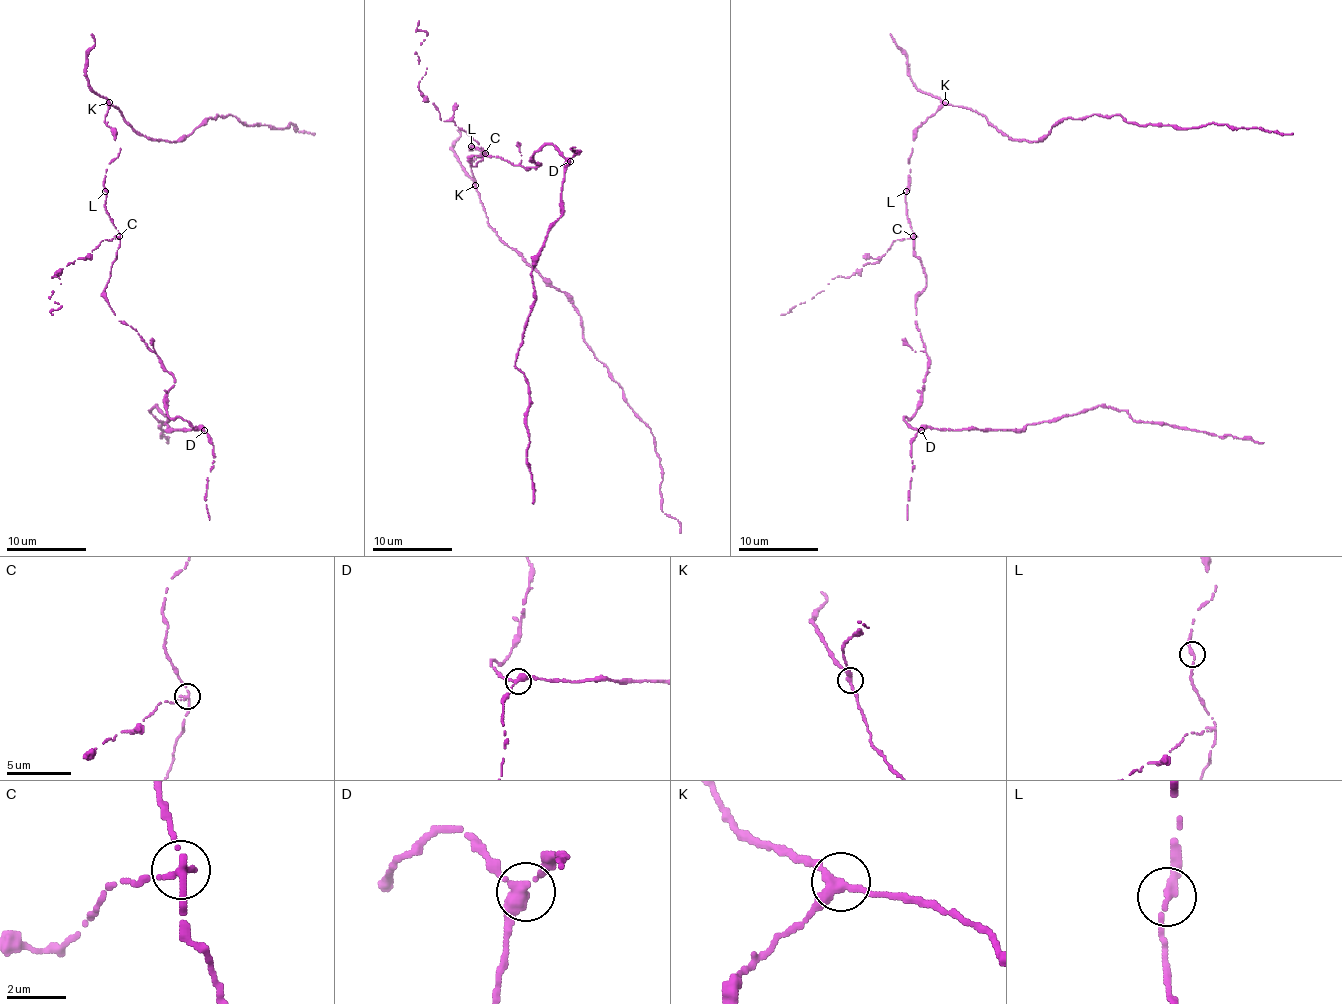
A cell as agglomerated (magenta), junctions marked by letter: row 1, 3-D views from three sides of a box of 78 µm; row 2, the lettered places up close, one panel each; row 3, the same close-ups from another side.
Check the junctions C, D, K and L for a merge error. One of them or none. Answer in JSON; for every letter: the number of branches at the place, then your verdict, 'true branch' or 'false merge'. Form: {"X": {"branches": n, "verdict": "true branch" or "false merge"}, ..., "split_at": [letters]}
{"C": {"branches": 3, "verdict": "false merge"}, "D": {"branches": 3, "verdict": "true branch"}, "K": {"branches": 3, "verdict": "true branch"}, "L": {"branches": 2, "verdict": "true branch"}, "split_at": ["C"]}

